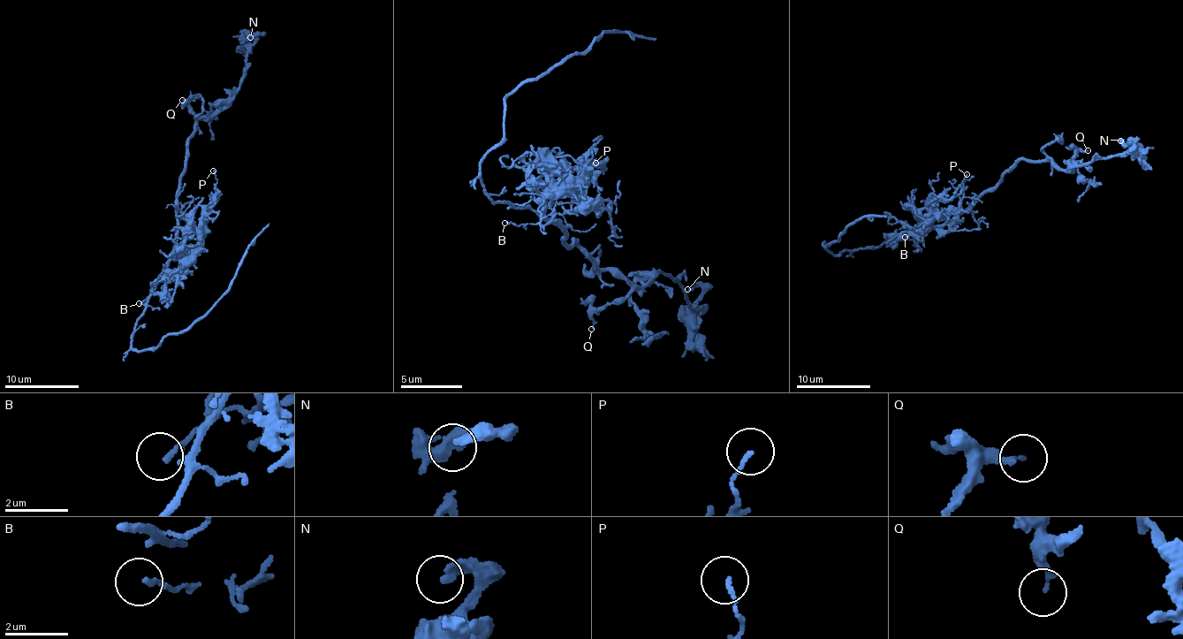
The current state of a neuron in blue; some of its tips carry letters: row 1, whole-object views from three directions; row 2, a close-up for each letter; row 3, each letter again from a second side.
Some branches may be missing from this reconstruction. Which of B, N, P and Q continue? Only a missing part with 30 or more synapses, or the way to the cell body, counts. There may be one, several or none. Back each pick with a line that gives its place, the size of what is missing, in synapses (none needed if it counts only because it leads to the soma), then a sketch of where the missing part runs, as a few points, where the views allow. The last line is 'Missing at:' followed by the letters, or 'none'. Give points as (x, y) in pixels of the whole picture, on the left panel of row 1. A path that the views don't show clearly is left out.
Missing at: none

